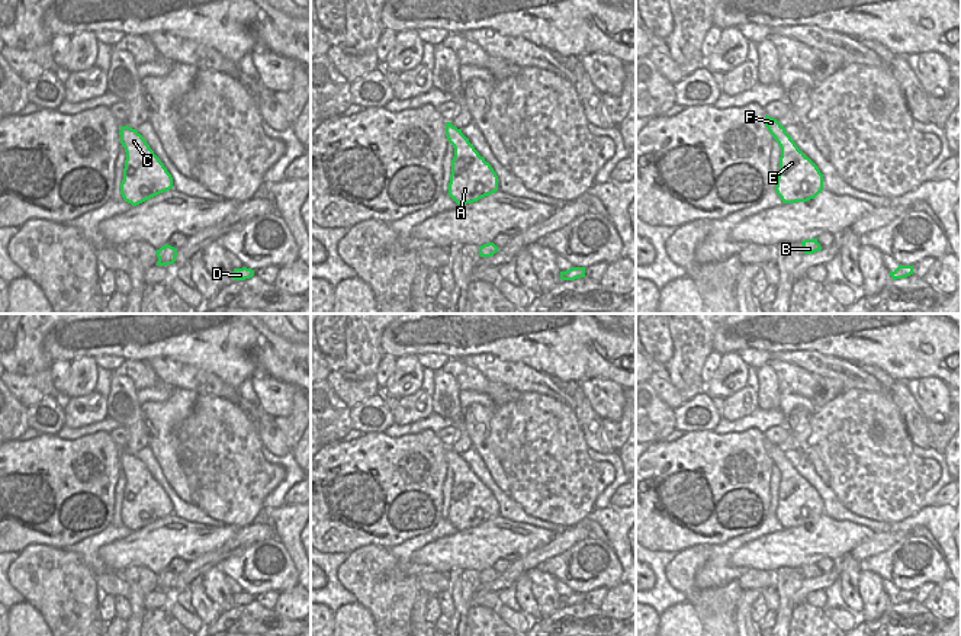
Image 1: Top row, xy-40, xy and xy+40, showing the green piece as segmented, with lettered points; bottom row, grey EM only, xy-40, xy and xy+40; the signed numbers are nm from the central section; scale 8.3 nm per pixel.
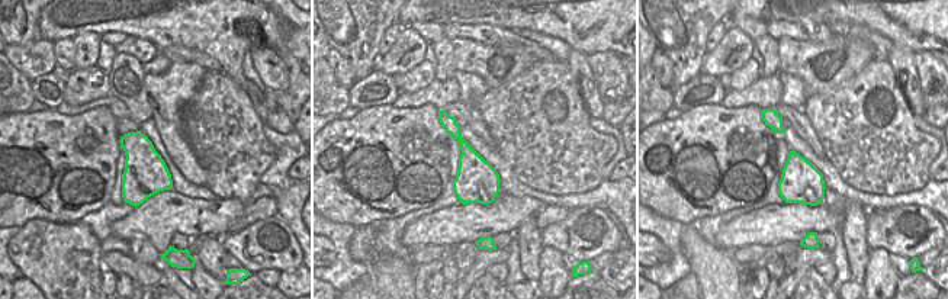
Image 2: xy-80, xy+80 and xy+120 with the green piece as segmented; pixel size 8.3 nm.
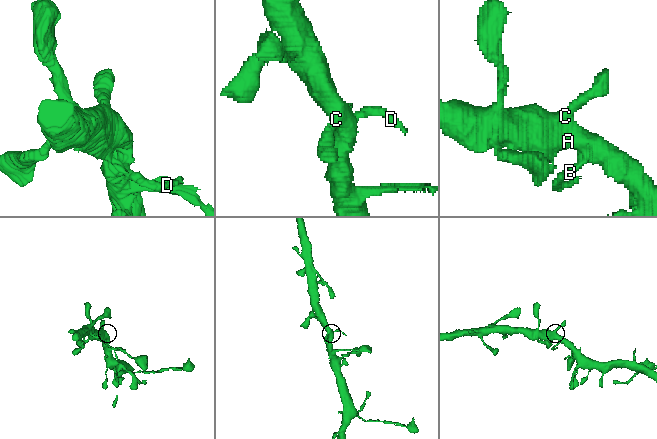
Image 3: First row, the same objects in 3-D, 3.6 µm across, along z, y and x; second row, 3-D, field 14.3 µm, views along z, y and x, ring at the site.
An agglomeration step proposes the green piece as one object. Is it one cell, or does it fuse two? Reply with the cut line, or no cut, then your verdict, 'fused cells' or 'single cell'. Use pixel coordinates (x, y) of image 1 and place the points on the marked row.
no cut | single cell

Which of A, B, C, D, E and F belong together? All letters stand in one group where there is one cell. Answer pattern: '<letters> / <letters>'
A B C D E F

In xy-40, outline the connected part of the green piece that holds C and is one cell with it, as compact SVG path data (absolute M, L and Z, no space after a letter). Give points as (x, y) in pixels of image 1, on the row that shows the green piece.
M120 126L120 144L126 160L120 195L125 202L136 206L163 192L173 189L173 177L150 148L142 135L126 126Z

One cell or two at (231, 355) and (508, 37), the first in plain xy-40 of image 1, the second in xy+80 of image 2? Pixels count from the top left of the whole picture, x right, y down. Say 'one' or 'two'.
two

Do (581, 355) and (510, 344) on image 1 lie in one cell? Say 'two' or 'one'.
one

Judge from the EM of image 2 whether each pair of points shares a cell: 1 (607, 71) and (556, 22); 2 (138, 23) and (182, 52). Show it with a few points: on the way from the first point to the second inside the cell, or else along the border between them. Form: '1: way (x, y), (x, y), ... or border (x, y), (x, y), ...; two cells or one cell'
1: border (587, 54), (614, 52), (619, 57); two cells
2: border (160, 48), (182, 45), (193, 47), (203, 52); two cells

